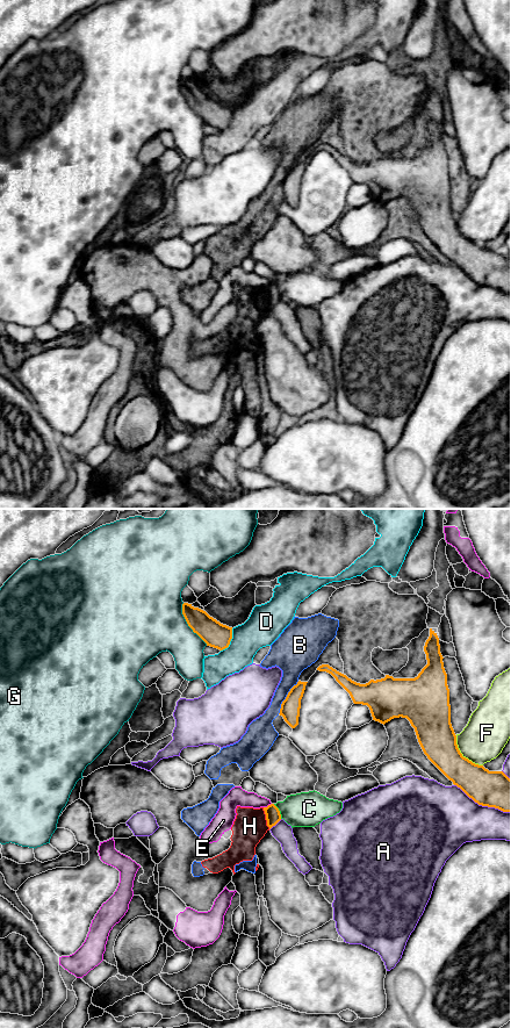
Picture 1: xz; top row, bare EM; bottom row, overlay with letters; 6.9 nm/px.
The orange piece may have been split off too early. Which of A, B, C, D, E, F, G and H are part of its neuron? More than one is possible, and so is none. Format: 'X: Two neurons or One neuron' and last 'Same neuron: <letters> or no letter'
A: Two neurons
B: Two neurons
C: Two neurons
D: Two neurons
E: Two neurons
F: Two neurons
G: Two neurons
H: Two neurons
Same neuron: no letter

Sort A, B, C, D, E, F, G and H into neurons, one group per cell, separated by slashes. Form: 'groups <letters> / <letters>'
groups A / B H / C / D / E / F / G

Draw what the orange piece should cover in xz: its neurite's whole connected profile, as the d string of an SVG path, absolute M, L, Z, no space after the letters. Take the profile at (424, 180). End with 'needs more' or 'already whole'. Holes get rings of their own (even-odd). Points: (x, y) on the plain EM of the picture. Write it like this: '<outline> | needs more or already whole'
M430 108L430 116L424 131L427 144L415 158L394 158L386 154L381 159L370 159L360 164L329 144L317 148L331 153L336 160L350 173L354 184L367 185L373 200L386 203L394 197L406 197L415 208L418 222L427 238L469 278L482 286L495 287L503 292L511 292L511 259L503 251L489 251L463 237L456 224L456 215L451 203L449 168L447 153L440 132L439 117Z | already whole

